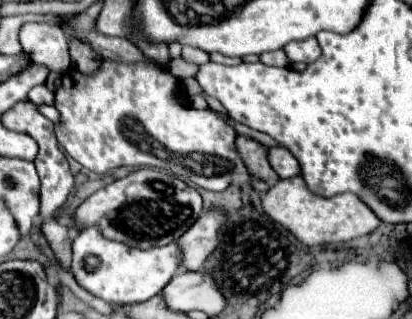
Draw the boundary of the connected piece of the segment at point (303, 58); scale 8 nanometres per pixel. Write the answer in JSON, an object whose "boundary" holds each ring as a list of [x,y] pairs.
{"boundary":[[[307,38],[307,40],[301,40],[301,42],[285,44],[283,52],[287,54],[289,64],[297,64],[297,62],[311,64],[311,62],[315,62],[319,58],[321,48],[317,44],[317,38]]]}

